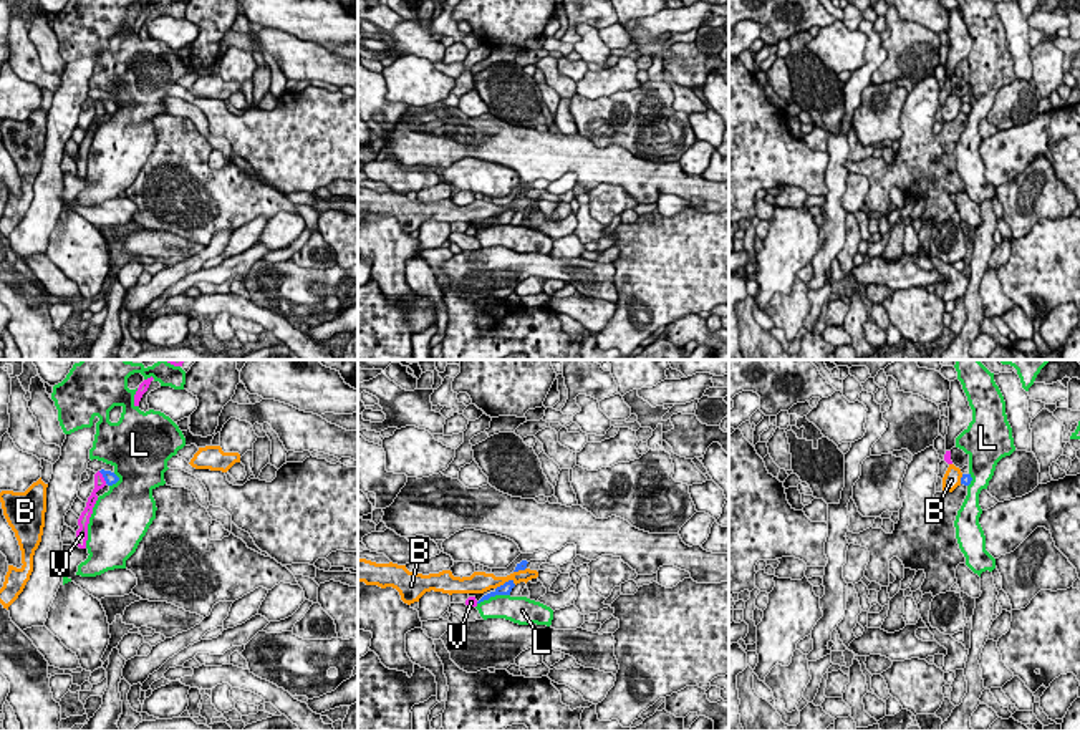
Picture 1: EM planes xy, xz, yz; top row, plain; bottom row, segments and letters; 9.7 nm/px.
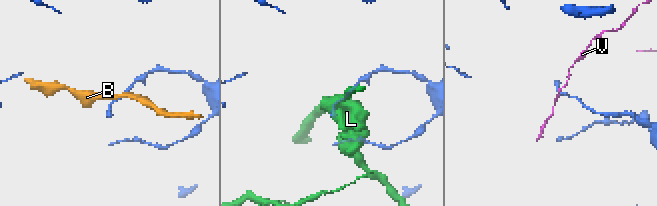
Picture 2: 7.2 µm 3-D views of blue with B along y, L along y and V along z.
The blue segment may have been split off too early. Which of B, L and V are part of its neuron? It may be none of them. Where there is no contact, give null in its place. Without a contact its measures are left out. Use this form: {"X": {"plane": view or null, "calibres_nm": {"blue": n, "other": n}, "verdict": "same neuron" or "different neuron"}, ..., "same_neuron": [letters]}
{"B": {"plane": "xz", "calibres_nm": {"blue": 120, "other": 200}, "verdict": "different neuron"}, "L": {"plane": "xz", "calibres_nm": {"blue": 120, "other": 240}, "verdict": "different neuron"}, "V": {"plane": "xy", "calibres_nm": {"blue": 120, "other": 120}, "verdict": "different neuron"}, "same_neuron": []}

